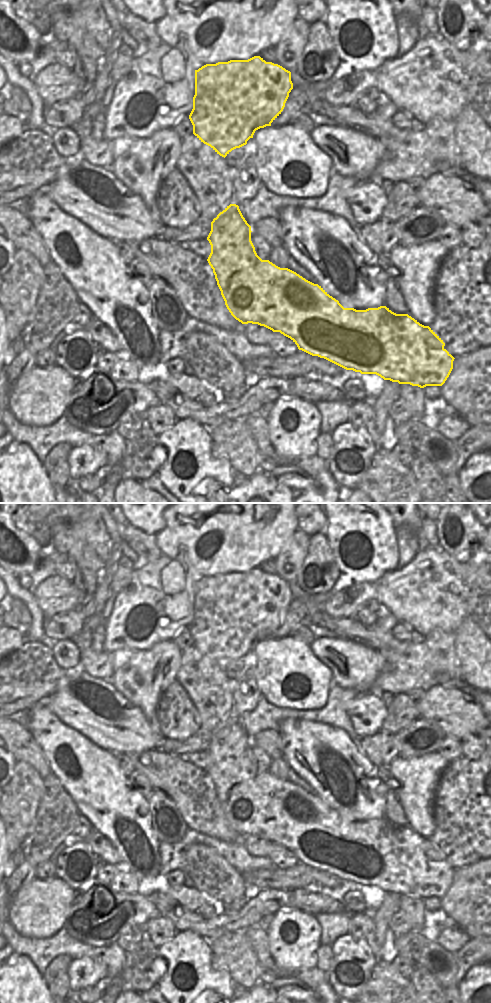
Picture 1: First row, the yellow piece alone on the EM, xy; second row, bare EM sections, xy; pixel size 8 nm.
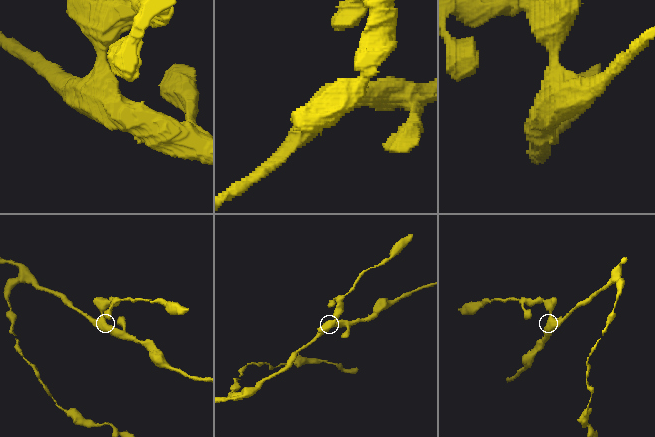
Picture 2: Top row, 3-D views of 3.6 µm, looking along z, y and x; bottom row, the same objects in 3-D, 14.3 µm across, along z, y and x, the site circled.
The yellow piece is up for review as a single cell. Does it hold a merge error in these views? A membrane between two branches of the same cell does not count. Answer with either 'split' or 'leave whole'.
leave whole

